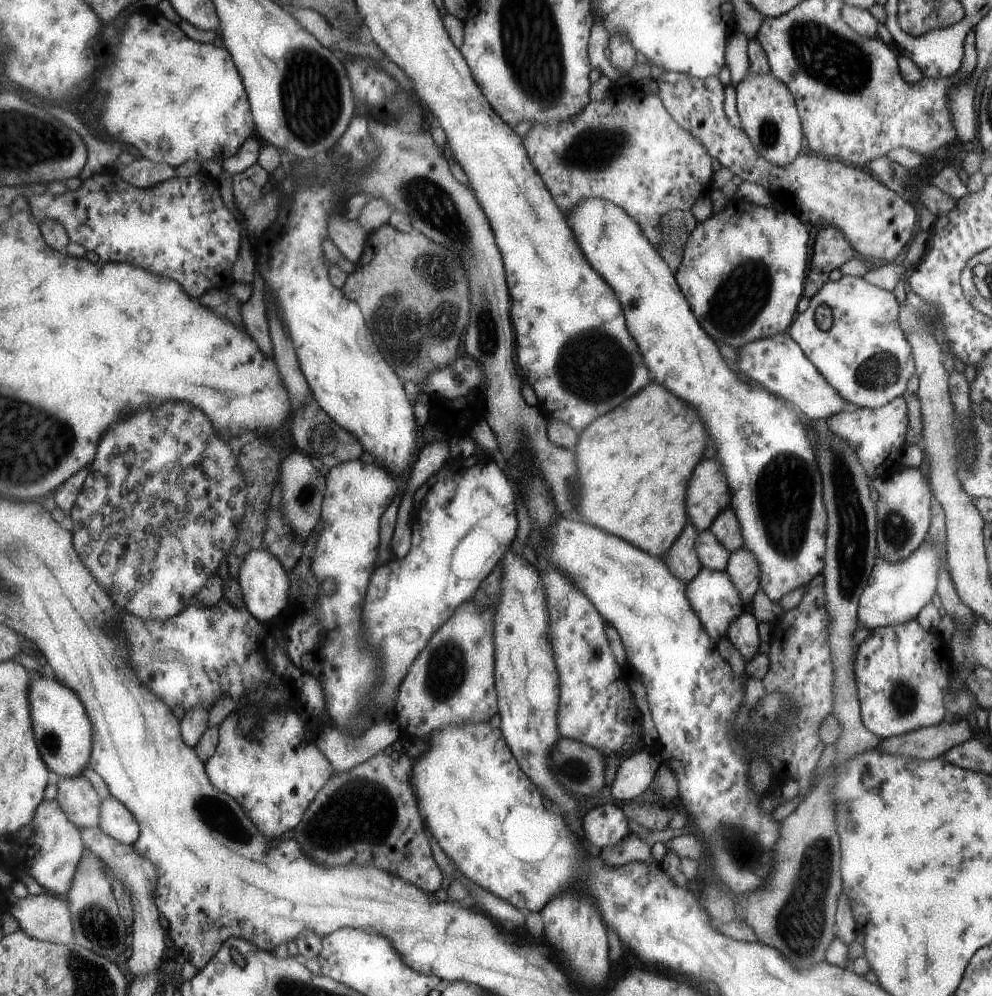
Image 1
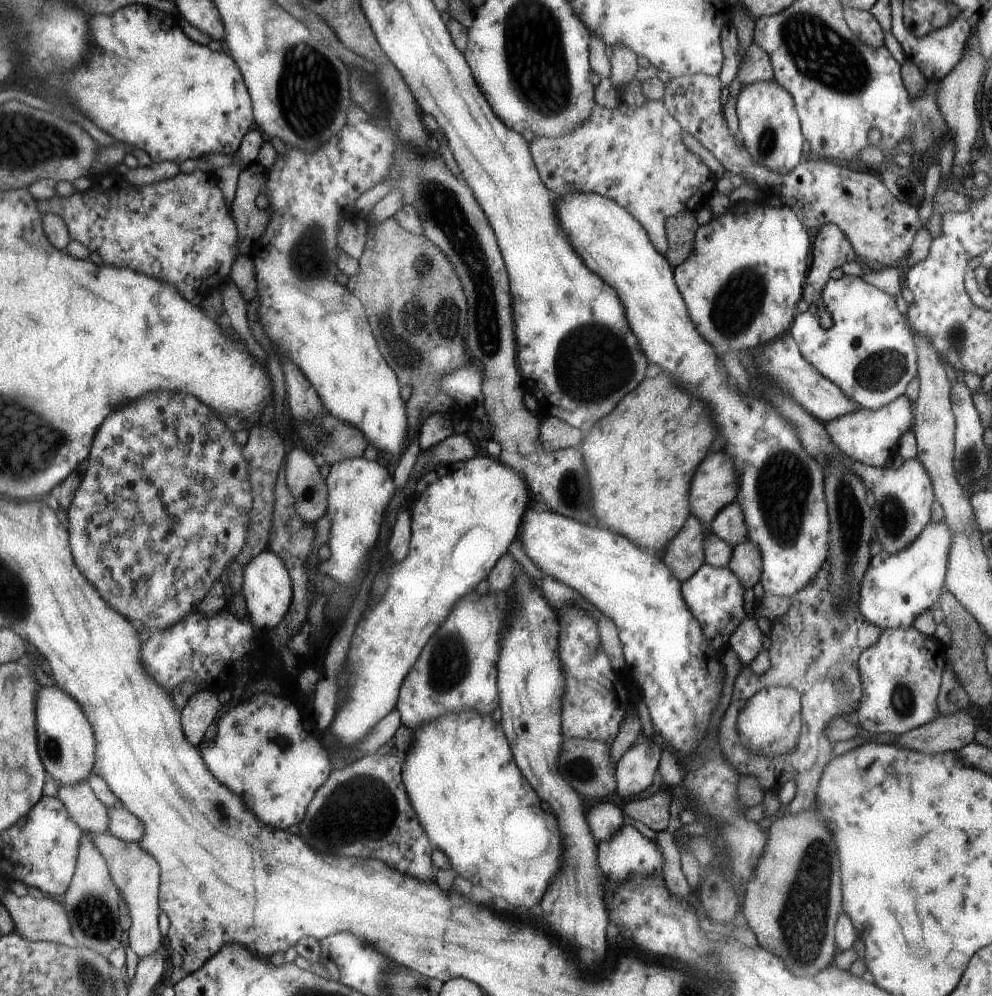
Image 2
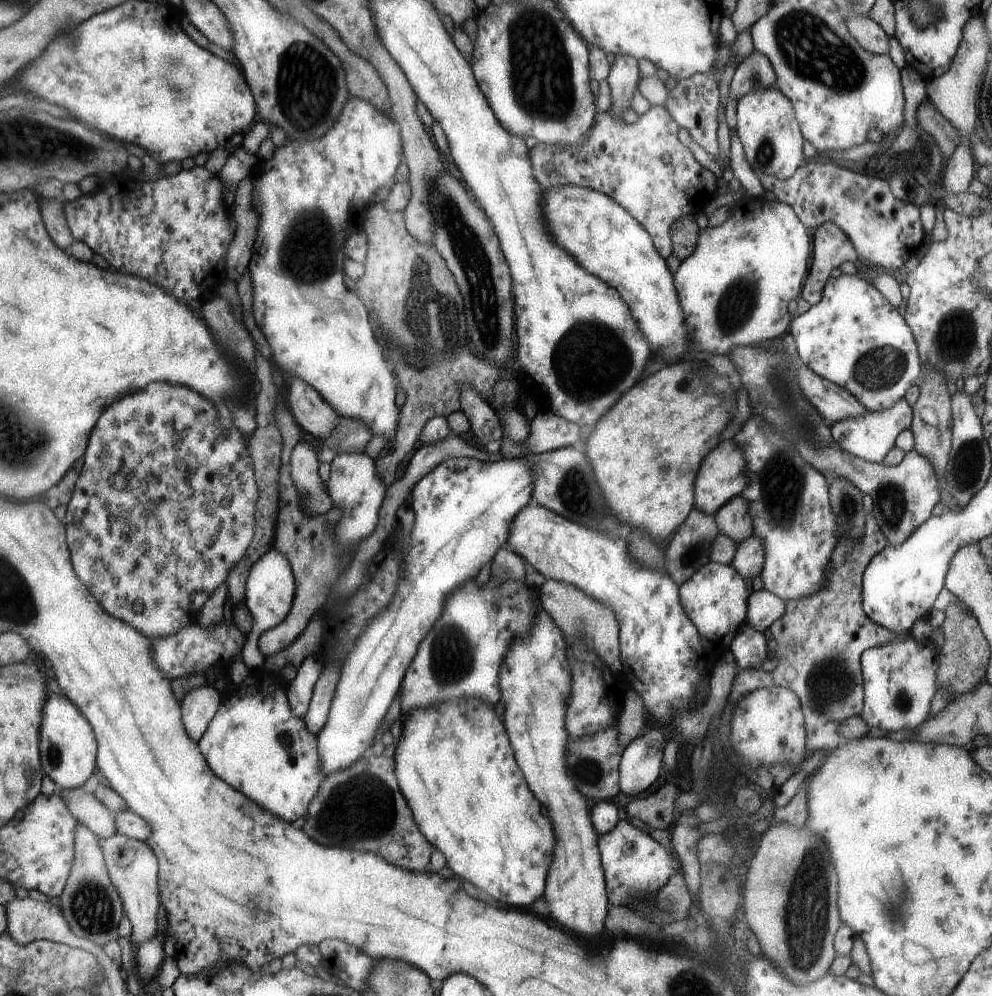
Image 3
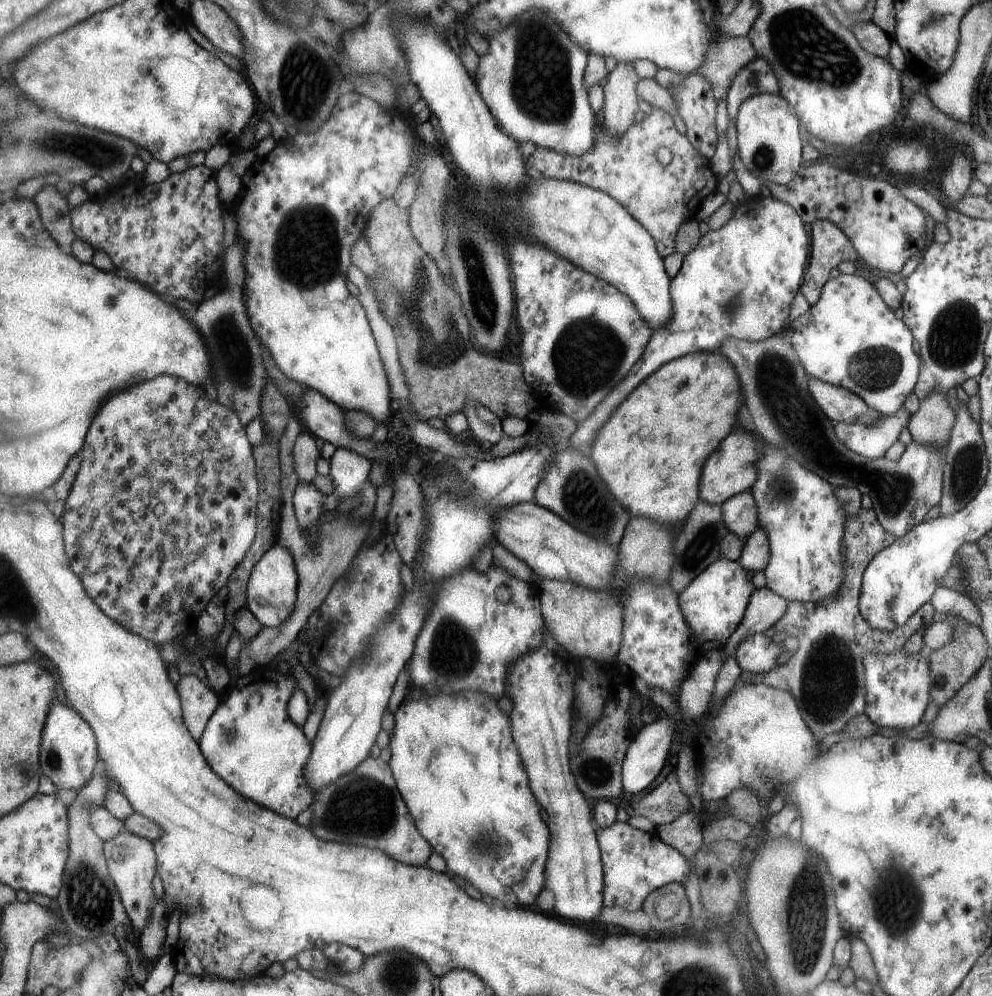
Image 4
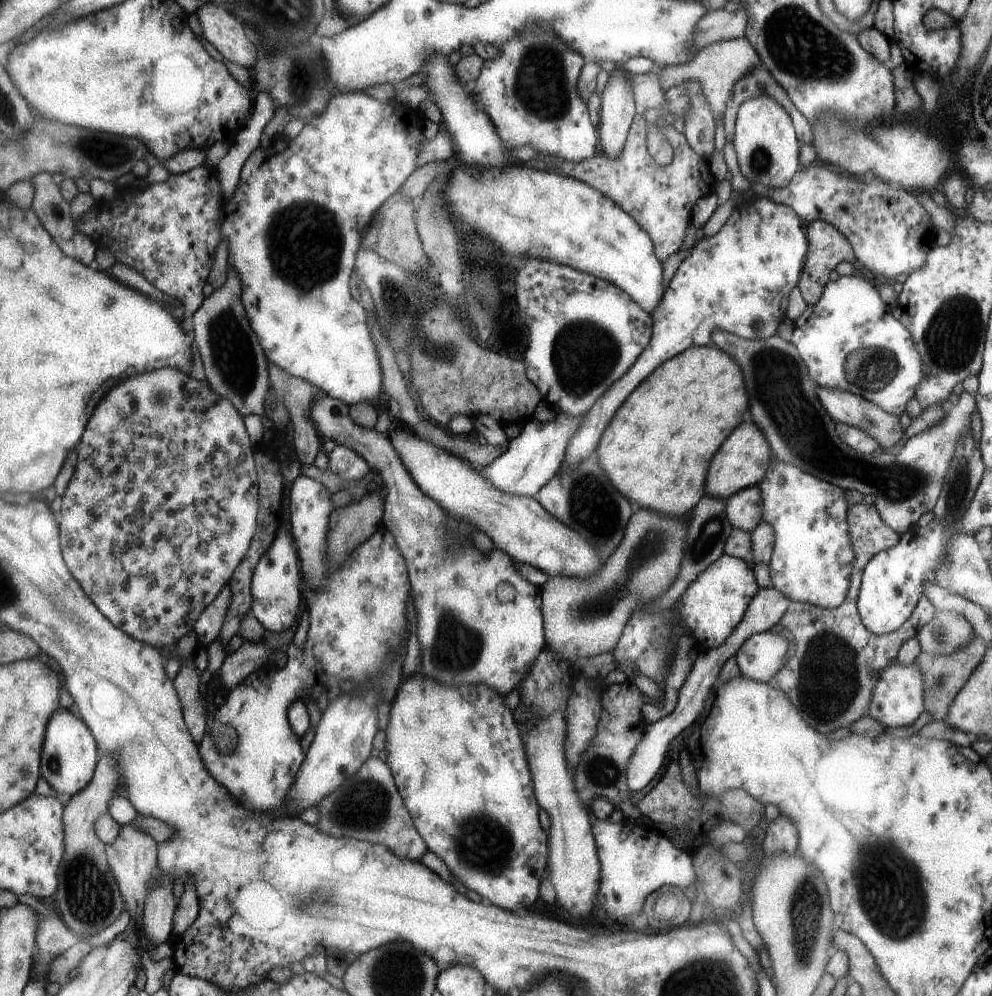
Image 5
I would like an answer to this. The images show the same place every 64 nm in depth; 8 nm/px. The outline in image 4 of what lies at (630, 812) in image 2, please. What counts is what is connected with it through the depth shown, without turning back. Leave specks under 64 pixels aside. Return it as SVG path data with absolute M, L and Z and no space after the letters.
M676 769L657 788L631 806L636 815L648 818L655 826L674 822L684 810L690 808L688 798L680 792Z

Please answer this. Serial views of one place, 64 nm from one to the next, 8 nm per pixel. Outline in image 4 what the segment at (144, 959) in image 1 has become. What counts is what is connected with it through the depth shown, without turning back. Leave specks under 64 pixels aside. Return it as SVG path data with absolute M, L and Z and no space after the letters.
M124 830L106 842L105 848L111 866L112 878L115 879L123 895L129 922L134 931L138 933L148 924L151 918L150 910L154 908L157 900L154 897L154 886L152 886L152 880L156 878L159 864L155 846L150 839L140 838L138 834Z

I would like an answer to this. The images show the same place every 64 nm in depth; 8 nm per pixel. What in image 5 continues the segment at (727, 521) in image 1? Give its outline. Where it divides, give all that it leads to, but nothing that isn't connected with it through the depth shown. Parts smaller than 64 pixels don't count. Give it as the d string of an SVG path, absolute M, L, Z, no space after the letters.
M754 484L726 499L726 516L730 518L733 528L751 532L763 520L763 506L763 492L758 484Z

